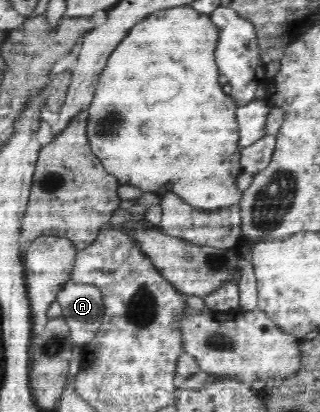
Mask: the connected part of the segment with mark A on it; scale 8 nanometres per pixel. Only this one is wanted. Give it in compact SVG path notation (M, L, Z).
M65 282L57 293L62 319L69 324L74 345L83 347L93 341L103 321L103 294L96 285Z

